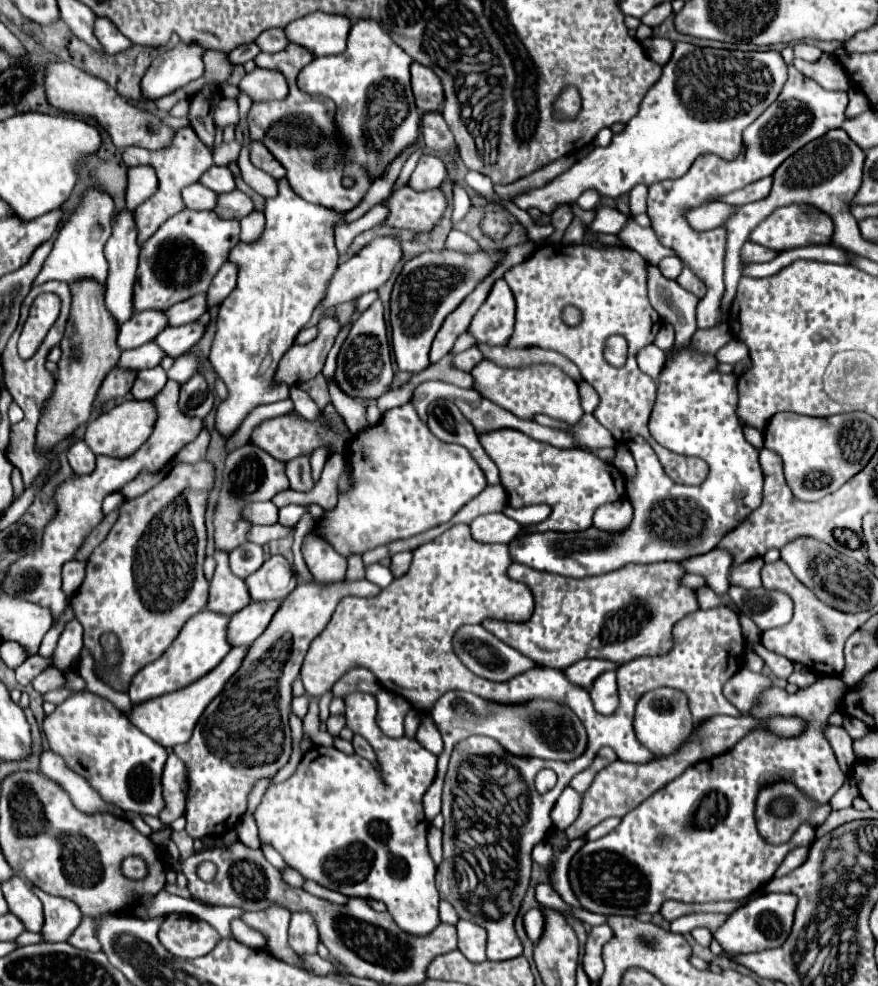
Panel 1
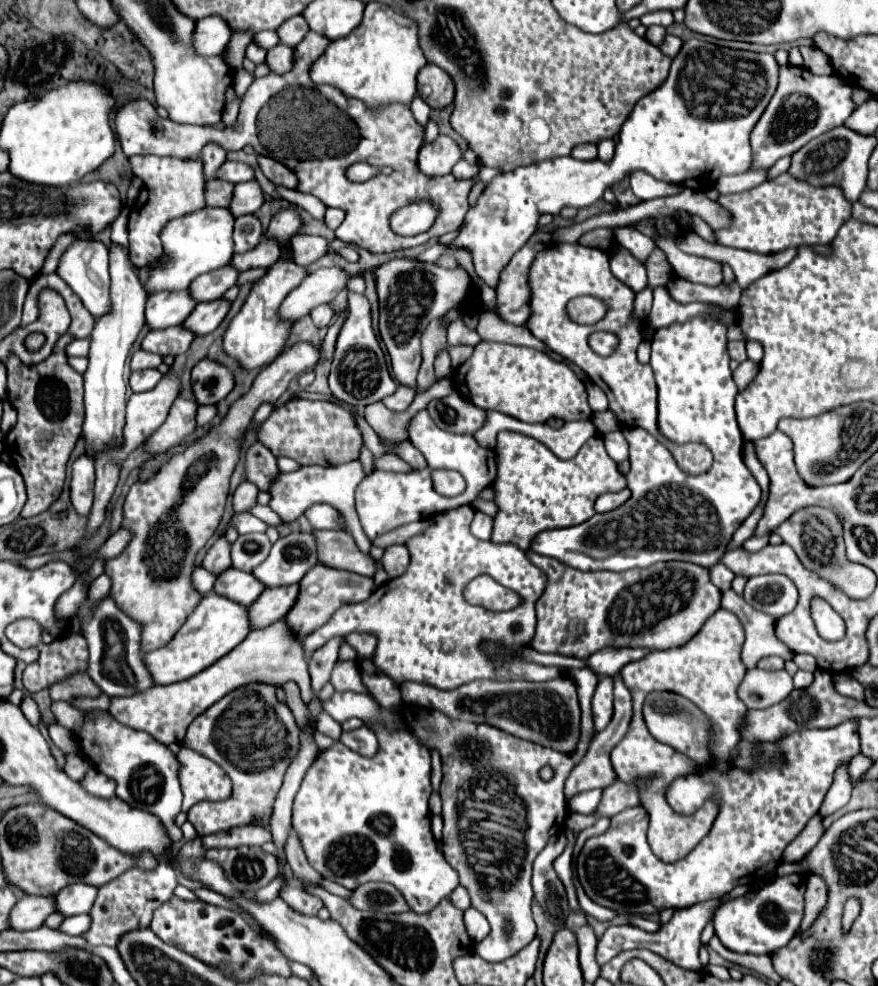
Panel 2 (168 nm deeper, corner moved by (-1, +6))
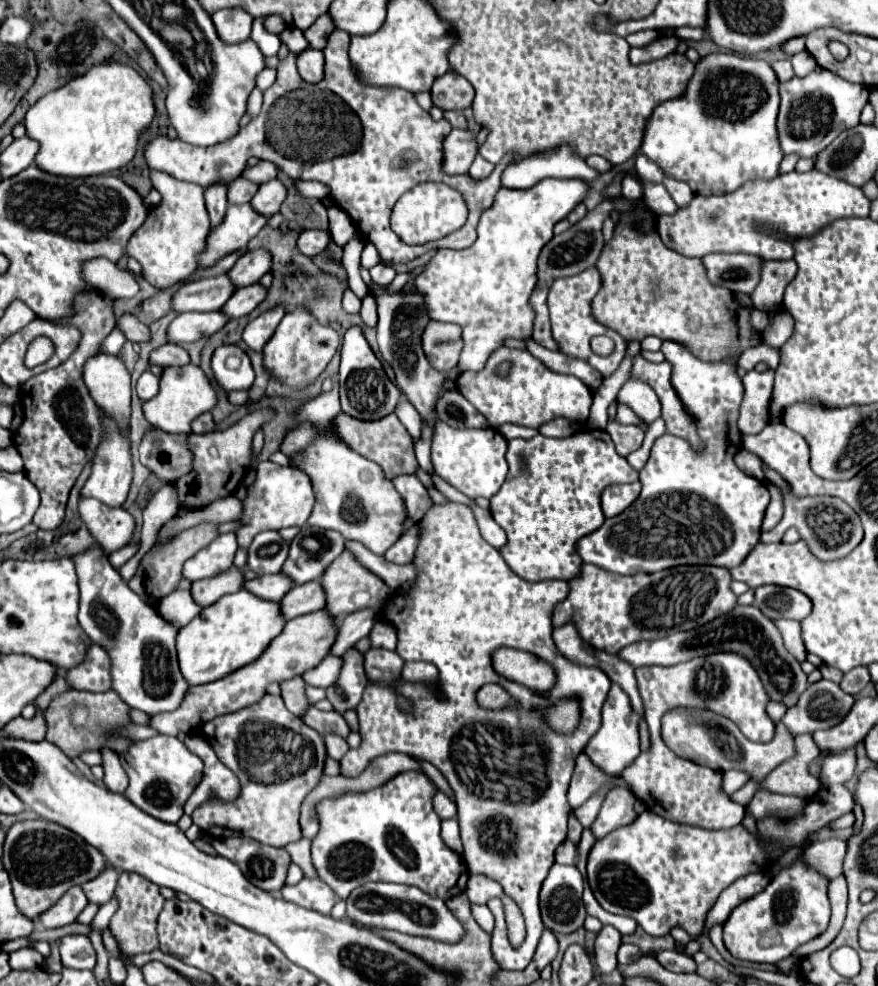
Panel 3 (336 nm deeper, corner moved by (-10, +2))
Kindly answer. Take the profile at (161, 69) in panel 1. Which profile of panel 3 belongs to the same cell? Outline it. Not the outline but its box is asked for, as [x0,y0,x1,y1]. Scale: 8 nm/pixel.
[212,8,252,44]

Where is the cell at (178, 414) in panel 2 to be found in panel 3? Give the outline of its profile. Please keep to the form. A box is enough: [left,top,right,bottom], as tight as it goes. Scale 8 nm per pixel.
[192,412,216,434]

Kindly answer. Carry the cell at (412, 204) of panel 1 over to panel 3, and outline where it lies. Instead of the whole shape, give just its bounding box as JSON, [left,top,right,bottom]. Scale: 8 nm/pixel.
[146,30,512,262]

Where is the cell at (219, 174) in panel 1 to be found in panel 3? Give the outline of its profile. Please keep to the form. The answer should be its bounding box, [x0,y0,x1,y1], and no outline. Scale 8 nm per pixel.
[242,162,278,184]

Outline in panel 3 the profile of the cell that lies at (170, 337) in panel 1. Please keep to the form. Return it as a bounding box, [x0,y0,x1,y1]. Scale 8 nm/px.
[222,284,266,320]

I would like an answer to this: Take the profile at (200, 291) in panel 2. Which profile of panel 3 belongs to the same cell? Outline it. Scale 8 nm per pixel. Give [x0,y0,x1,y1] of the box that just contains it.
[228,248,272,288]

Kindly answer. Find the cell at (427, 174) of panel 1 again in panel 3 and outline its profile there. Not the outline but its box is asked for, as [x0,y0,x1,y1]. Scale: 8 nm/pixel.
[444,128,478,174]

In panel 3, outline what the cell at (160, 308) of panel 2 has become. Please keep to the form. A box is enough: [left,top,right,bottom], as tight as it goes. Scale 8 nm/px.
[172,274,236,312]

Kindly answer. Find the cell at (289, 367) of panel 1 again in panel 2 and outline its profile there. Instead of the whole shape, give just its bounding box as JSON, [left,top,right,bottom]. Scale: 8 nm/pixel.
[105,342,319,652]

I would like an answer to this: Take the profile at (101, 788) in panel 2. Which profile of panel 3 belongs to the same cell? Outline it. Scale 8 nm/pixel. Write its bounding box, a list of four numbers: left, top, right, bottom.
[102,750,128,794]

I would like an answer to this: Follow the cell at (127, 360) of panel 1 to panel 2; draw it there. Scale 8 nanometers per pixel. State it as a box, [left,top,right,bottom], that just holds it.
[143,326,193,356]

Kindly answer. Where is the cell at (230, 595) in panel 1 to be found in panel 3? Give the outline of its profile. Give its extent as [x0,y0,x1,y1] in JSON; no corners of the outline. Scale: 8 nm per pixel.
[244,572,294,602]

